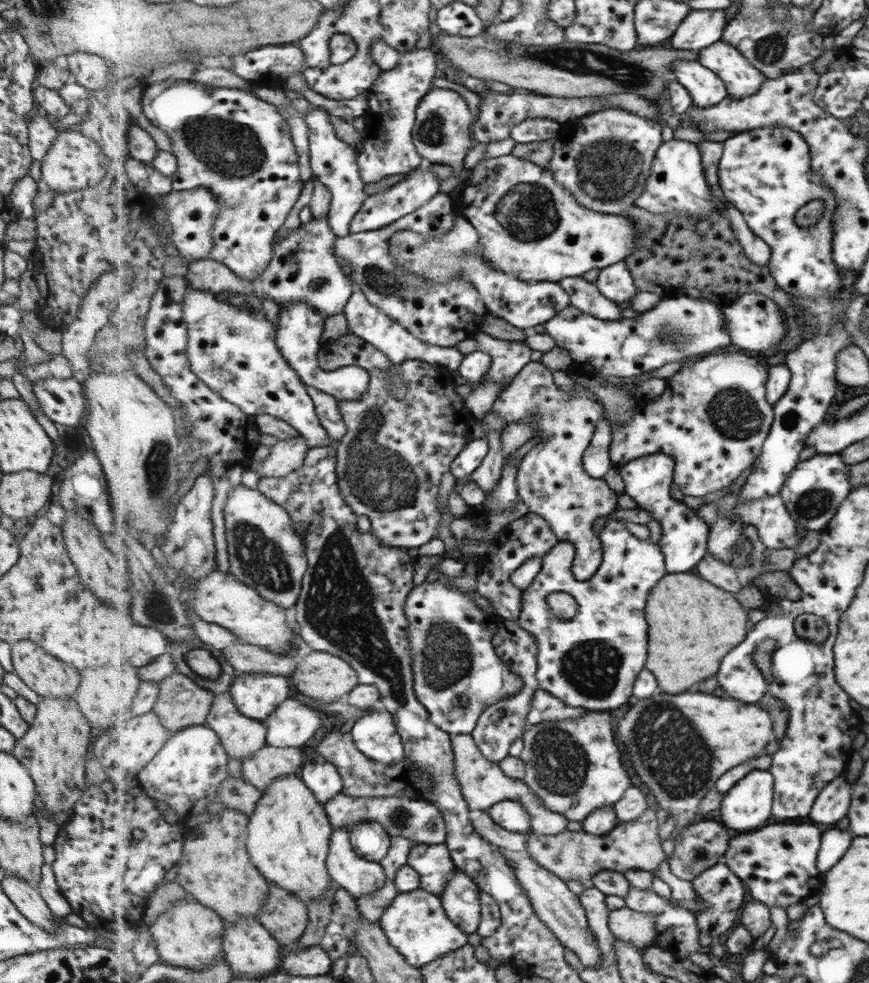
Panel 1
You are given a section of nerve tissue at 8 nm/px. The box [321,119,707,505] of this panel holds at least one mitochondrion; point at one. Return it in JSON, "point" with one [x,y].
{"point":[608,170]}

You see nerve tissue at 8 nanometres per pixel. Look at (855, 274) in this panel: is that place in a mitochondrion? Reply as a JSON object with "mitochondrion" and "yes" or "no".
{"mitochondrion":"no"}

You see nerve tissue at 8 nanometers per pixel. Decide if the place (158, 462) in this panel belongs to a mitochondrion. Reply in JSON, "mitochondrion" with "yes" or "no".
{"mitochondrion":"yes"}

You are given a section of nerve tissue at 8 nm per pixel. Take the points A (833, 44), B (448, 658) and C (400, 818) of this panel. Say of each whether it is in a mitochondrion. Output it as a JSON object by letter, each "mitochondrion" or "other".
{"A":"other","B":"mitochondrion","C":"mitochondrion"}

